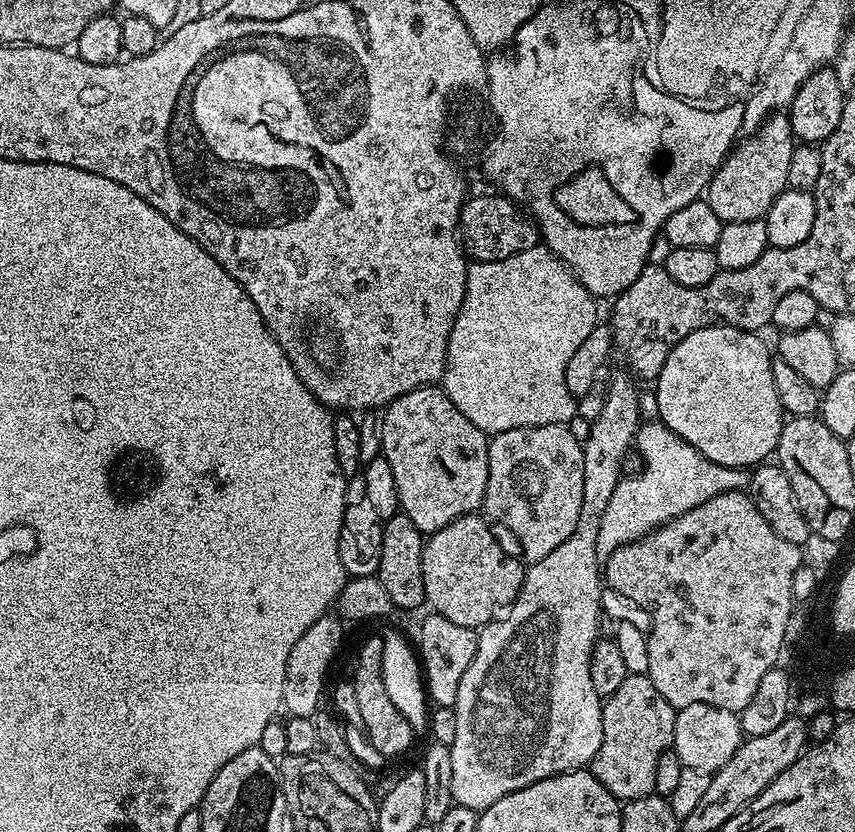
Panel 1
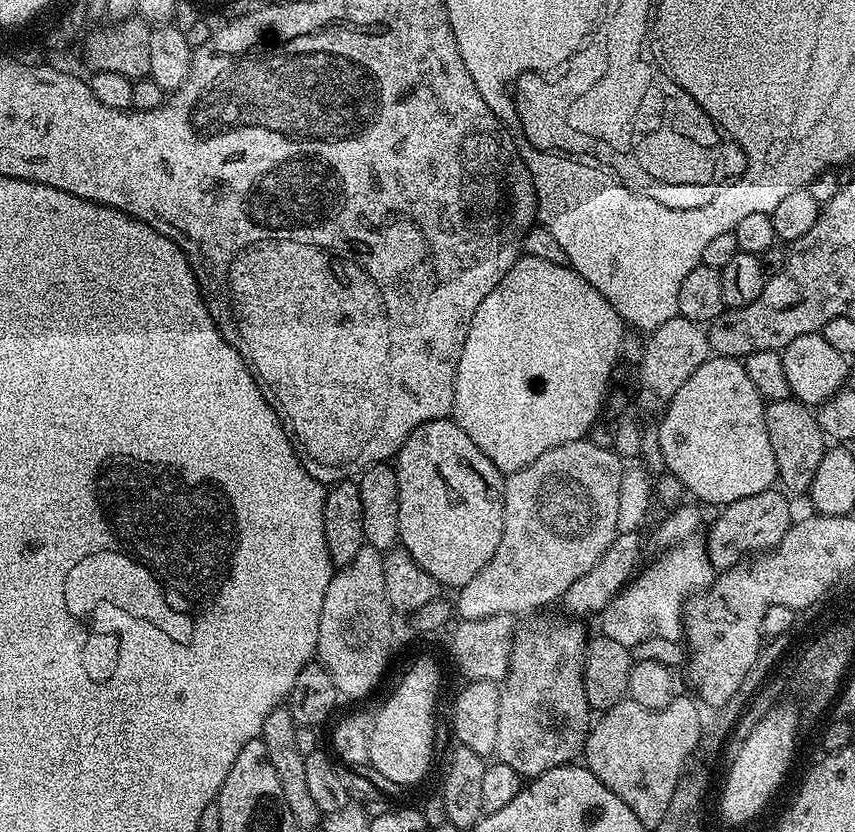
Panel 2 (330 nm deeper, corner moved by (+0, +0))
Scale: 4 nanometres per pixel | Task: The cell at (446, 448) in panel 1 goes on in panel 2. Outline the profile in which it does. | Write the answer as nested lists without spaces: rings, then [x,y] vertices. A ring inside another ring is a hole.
[[[452,418],[431,420],[415,428],[410,434],[410,438],[406,438],[406,442],[396,453],[394,467],[398,478],[399,543],[418,562],[418,566],[422,566],[422,570],[426,570],[426,574],[433,576],[445,589],[459,590],[463,584],[470,582],[470,578],[474,578],[474,574],[478,574],[478,570],[482,570],[482,566],[486,566],[486,562],[490,562],[490,558],[494,558],[494,550],[498,550],[498,542],[502,542],[505,473],[499,472],[494,466],[494,462],[490,462],[490,458],[486,458],[486,454],[482,454],[482,450],[478,450],[478,446],[474,446],[474,442],[470,442],[470,434],[466,434],[466,430],[459,428],[455,419]]]

